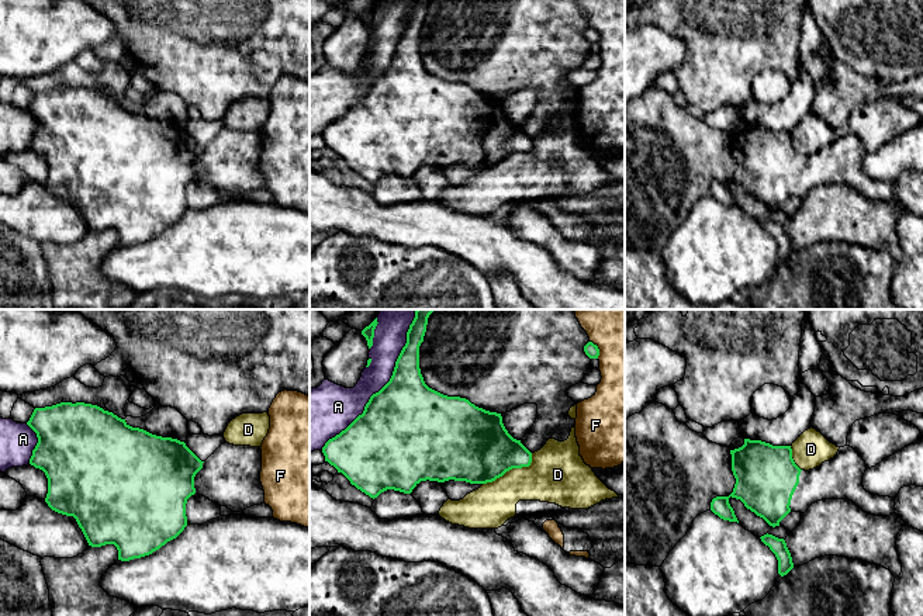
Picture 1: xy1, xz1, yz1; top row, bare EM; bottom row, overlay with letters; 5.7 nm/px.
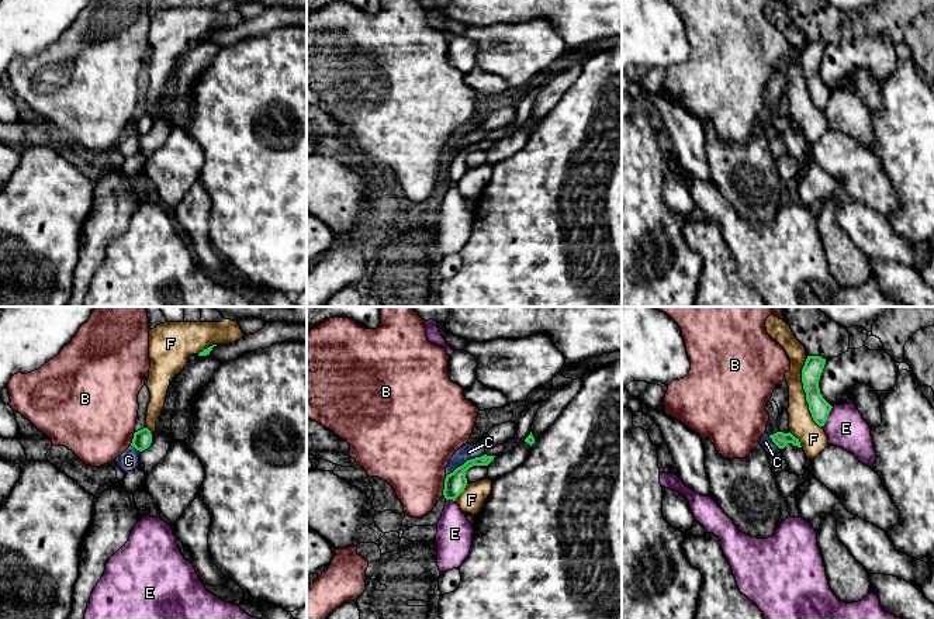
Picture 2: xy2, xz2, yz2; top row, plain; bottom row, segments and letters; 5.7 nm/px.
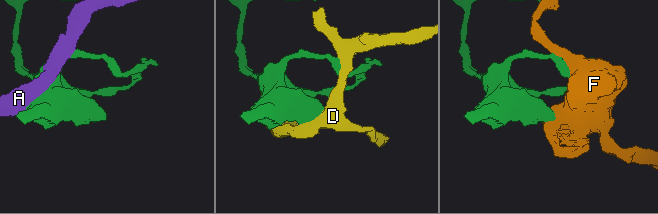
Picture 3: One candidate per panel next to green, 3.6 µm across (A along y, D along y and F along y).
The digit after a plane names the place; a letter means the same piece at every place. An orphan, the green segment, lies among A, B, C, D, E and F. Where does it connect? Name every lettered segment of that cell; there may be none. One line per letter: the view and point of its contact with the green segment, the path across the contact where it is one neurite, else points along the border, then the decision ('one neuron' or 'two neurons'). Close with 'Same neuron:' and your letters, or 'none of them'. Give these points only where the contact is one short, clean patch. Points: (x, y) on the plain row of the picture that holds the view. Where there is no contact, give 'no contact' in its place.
A: xz1 (384, 71) | two neurons
B: xz2 (445, 170) | along xz2 (446, 161), (442, 179) | two neurons
C: xz2 (466, 147) | along xz2 (484, 139), (467, 144), (446, 161) | two neurons
D: xz1 (511, 154) | two neurons
E: yz2 (827, 100) | along yz2 (833, 92), (823, 111) | two neurons
F: yz2 (805, 76) | two neurons
Same neuron: none of them

